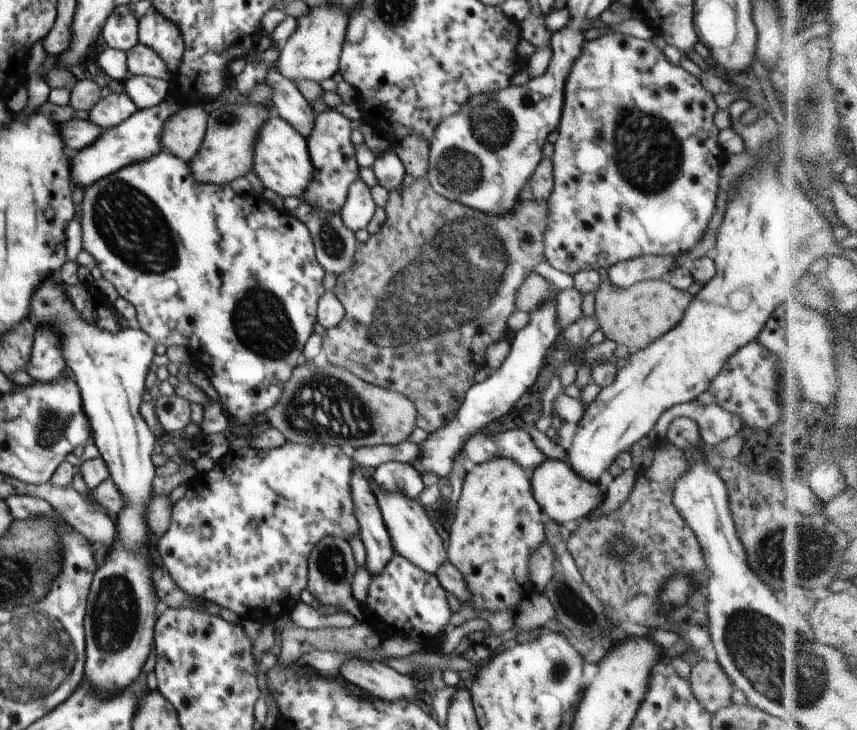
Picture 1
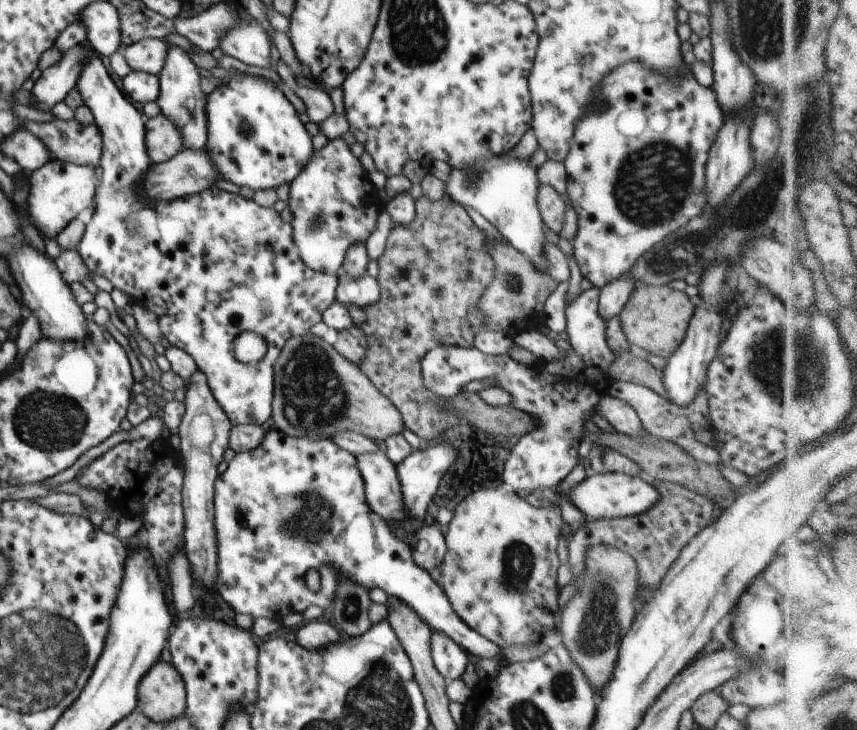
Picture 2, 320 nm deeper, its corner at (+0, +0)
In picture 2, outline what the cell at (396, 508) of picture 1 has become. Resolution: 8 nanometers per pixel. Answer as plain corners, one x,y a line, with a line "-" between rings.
380,450
359,454
356,458
368,506
385,521
403,523
407,513
403,506
396,465

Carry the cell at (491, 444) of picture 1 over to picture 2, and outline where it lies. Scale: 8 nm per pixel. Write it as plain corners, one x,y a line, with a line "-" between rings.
591,287
581,292
566,308
565,319
567,340
572,346
570,352
562,351
561,359
557,361
537,360
535,365
522,365
512,359
508,353
501,355
487,355
476,347
459,347
452,345
438,345
424,355
421,360
421,373
424,386
436,396
444,399
456,396
462,391
464,385
474,380
486,380
490,378
508,394
511,394
511,404
514,408
532,415
540,425
523,434
516,445
511,449
510,458
505,463
503,482
513,486
515,492
528,493
536,488
551,488
555,490
557,485
575,469
578,464
578,447
582,441
582,435
586,431
586,420
591,420
595,414
599,414
599,404
602,397
608,394
611,382
614,379
609,375
611,364
617,359
616,354
607,343
607,321
599,313
599,289

